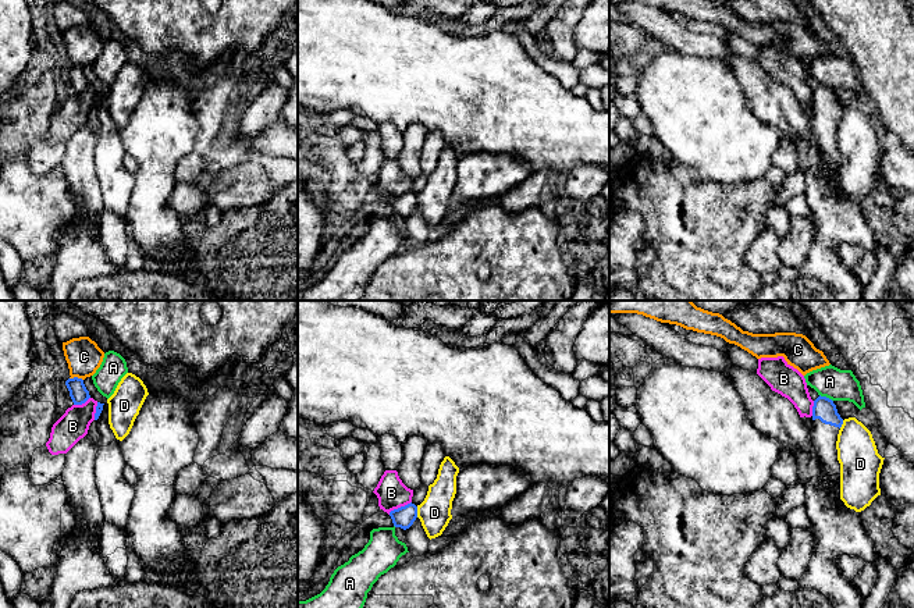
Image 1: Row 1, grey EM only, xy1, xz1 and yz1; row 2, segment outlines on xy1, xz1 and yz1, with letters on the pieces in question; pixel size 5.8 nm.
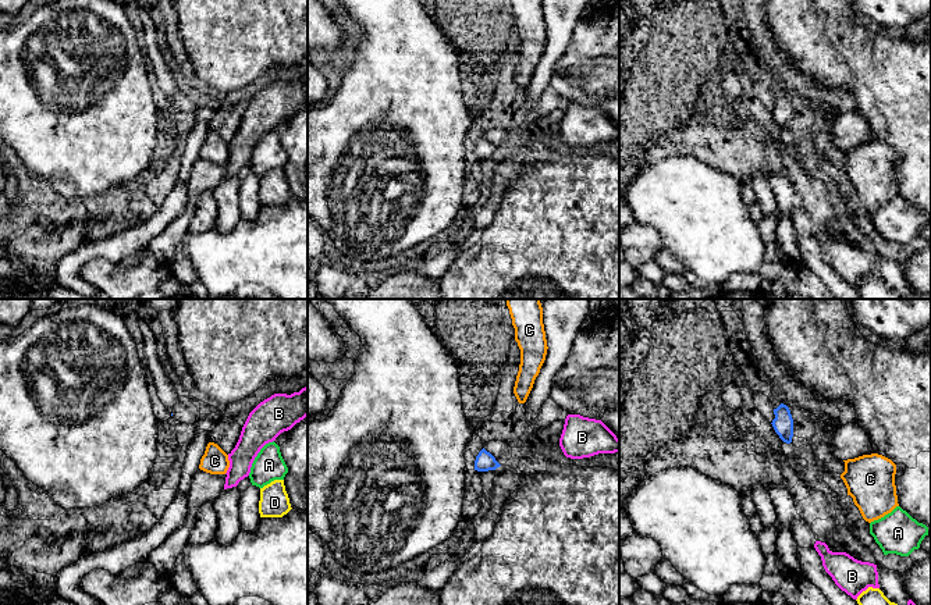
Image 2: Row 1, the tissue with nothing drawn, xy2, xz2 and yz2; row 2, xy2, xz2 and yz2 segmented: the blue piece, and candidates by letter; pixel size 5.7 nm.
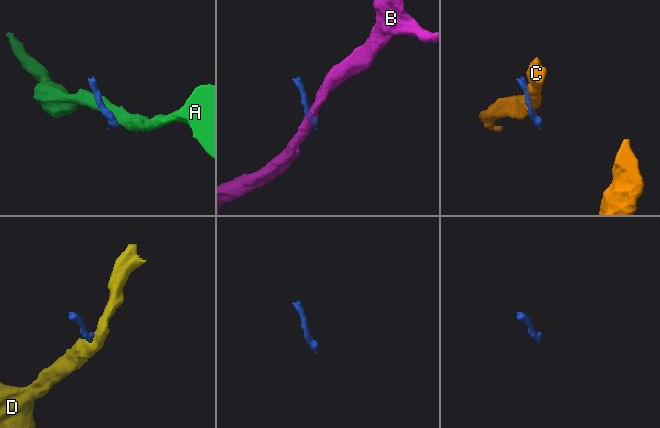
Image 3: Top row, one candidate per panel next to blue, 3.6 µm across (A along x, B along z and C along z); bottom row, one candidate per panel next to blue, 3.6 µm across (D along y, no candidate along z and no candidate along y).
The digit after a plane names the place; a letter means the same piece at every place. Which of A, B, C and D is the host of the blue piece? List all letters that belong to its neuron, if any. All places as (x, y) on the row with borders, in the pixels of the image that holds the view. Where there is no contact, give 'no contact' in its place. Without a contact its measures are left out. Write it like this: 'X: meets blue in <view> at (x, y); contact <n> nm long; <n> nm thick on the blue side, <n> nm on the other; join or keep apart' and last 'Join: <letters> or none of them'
A: meets blue in yz1 at (825, 397); contact 90 nm long; 130 nm thick on the blue side, 180 nm on the other; keep apart
B: meets blue in xz1 at (401, 507); contact 150 nm long; 120 nm thick on the blue side, 170 nm on the other; keep apart
C: meets blue in xy1 at (77, 377); contact 80 nm long; 110 nm thick on the blue side, 200 nm on the other; keep apart
D: meets blue in xz1 at (416, 512); contact 60 nm long; 120 nm thick on the blue side, 190 nm on the other; keep apart
Join: none of them

